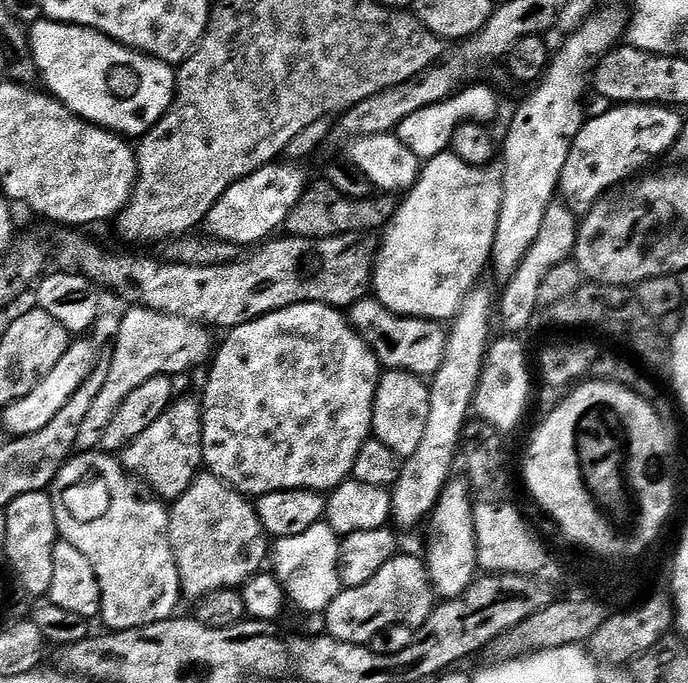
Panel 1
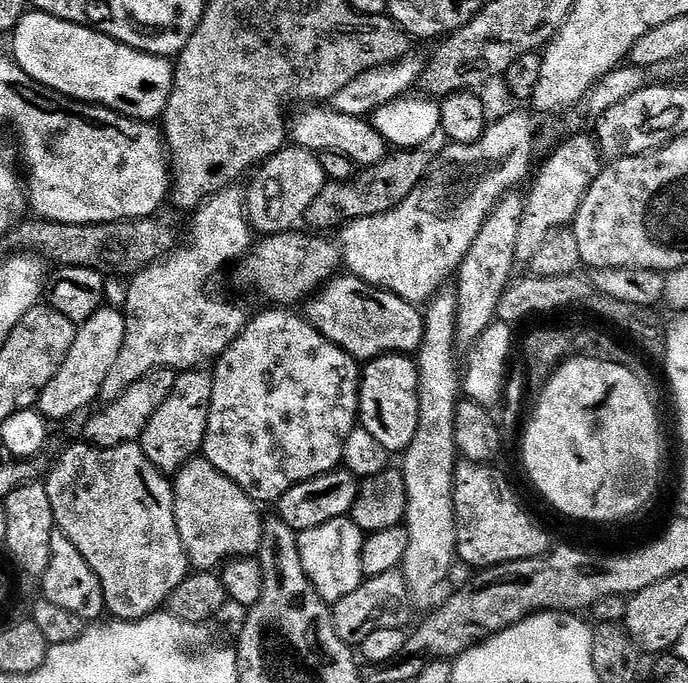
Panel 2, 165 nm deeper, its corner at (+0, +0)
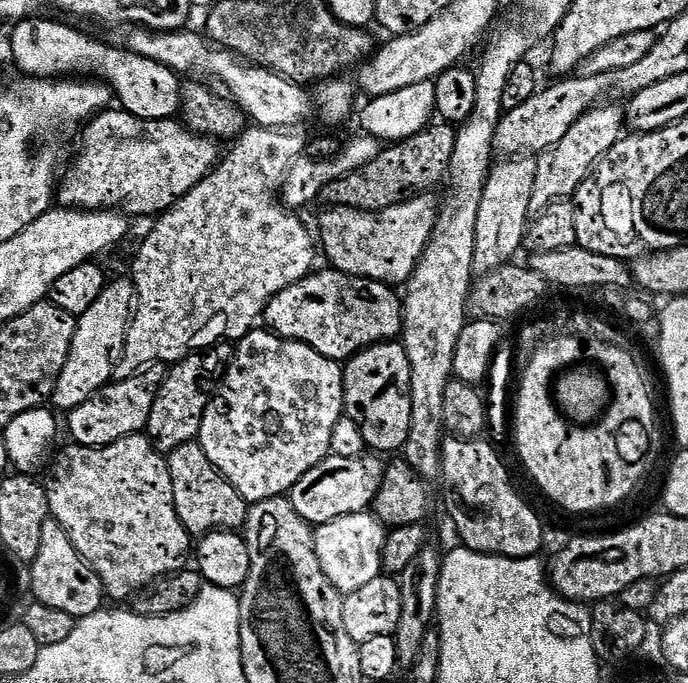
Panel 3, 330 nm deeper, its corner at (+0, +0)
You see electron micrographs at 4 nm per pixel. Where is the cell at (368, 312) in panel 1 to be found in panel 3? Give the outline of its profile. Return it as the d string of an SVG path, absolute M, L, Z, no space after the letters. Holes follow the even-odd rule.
M313 271L303 280L286 286L266 306L262 320L267 331L297 340L331 360L347 362L373 344L392 342L404 326L404 305L389 285L377 280L347 276L345 272Z

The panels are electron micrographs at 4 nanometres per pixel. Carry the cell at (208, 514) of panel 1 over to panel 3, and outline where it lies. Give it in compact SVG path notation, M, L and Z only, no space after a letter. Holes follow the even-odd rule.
M199 442L178 446L178 450L167 453L166 459L174 486L174 506L189 536L199 538L207 532L240 530L247 525L249 501L241 498L232 483L220 475Z

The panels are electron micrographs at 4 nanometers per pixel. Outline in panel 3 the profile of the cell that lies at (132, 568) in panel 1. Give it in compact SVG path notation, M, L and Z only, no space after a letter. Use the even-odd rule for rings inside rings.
M147 435L127 436L105 448L71 447L57 454L52 473L46 479L48 510L51 519L57 520L62 530L70 534L70 542L74 542L78 554L98 574L105 597L109 601L131 601L142 586L159 576L181 571L194 540L178 518L167 459L153 448Z

